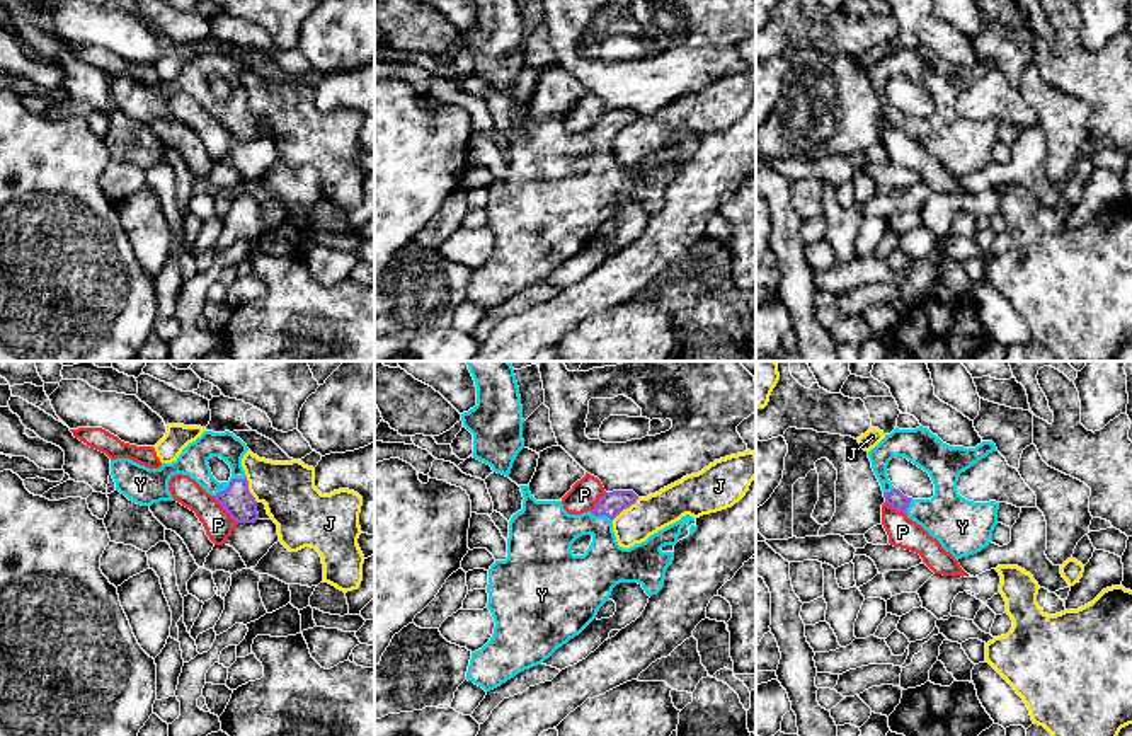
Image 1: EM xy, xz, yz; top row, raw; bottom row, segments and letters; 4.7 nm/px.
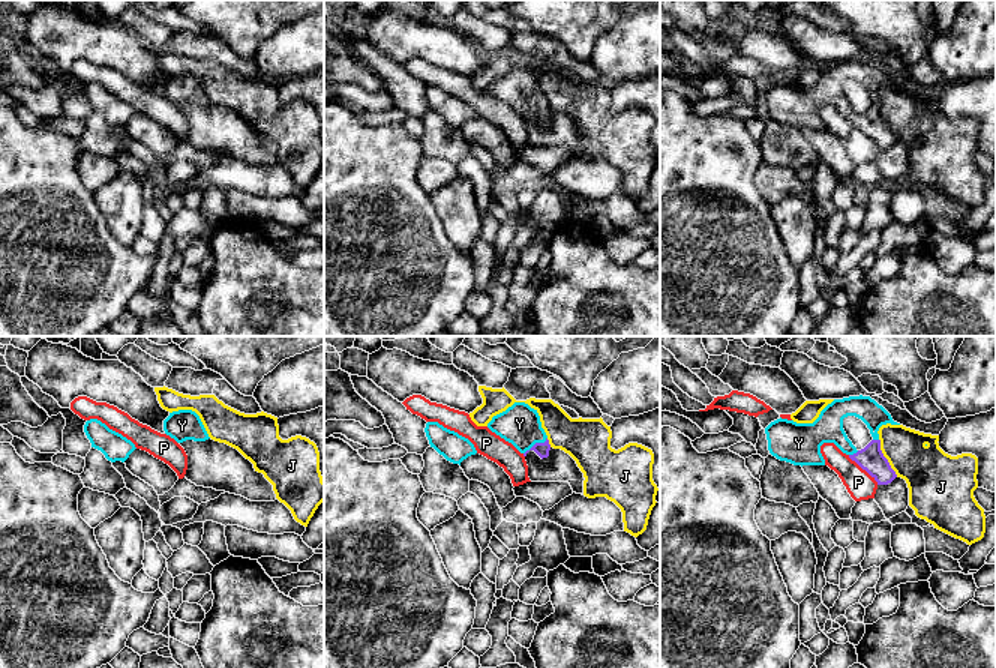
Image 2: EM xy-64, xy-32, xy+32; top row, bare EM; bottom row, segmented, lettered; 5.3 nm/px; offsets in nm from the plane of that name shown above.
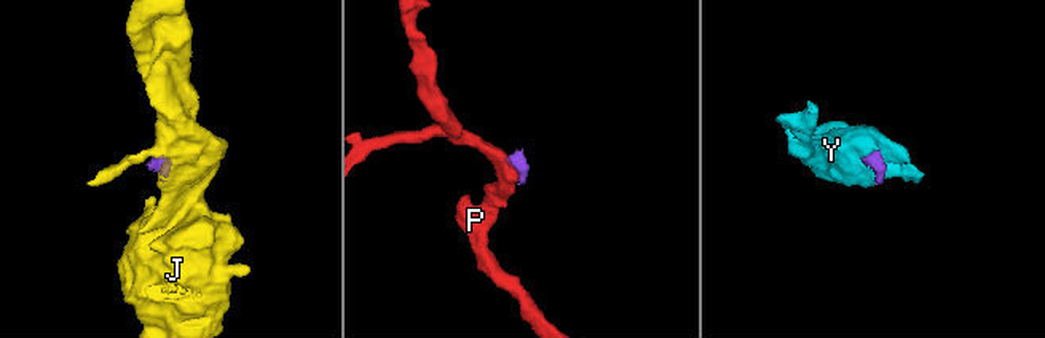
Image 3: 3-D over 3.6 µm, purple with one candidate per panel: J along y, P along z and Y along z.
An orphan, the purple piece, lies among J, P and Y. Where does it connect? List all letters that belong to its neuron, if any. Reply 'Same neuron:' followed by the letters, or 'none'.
Same neuron: Y

